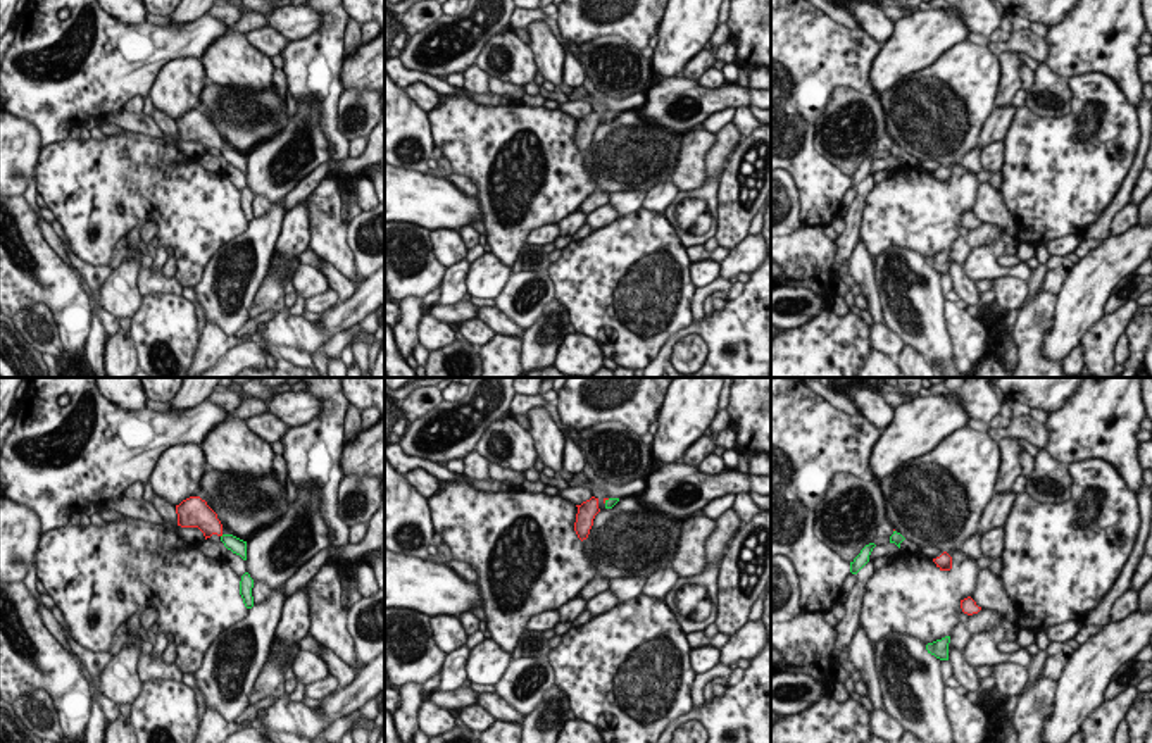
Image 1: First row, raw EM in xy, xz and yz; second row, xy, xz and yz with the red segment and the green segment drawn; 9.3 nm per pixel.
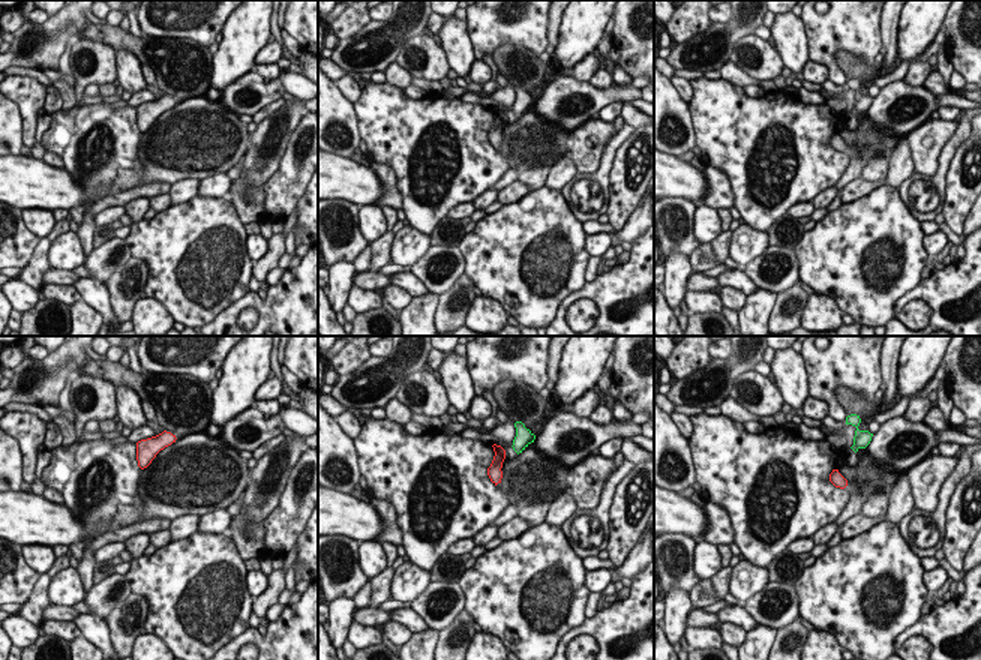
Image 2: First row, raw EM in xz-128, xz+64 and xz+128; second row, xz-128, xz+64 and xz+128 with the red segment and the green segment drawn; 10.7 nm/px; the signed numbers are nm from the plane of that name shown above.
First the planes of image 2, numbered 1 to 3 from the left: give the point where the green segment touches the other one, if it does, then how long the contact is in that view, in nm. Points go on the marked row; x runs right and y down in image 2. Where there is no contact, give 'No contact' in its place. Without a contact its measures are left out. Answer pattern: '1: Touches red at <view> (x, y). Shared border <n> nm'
1: No contact
2: No contact
3: No contact

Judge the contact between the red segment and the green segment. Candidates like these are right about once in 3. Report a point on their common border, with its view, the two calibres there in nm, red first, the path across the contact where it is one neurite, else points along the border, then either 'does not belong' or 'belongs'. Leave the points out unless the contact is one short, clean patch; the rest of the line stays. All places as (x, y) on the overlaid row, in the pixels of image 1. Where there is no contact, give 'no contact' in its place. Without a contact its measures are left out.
meets red in xz at (606, 499); 30 nm thick on the red side, 90 nm on the other; runs through xz (604, 499), (606, 499), (611, 502); belongs

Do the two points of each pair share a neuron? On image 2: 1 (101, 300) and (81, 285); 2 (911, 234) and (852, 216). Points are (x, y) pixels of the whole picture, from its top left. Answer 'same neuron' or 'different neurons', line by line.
1: same neuron
2: same neuron

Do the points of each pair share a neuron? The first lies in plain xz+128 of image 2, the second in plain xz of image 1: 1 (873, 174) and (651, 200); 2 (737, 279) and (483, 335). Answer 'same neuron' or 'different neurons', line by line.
1: different neurons
2: different neurons

